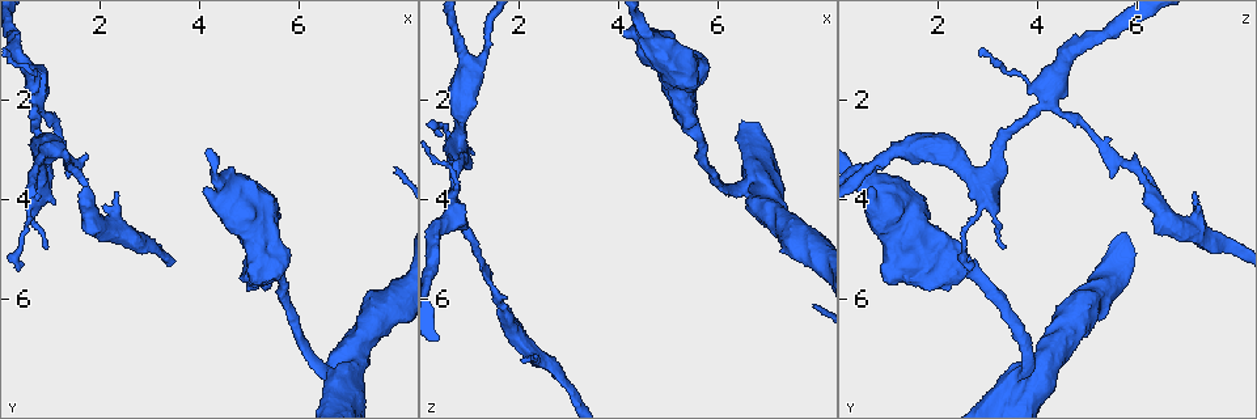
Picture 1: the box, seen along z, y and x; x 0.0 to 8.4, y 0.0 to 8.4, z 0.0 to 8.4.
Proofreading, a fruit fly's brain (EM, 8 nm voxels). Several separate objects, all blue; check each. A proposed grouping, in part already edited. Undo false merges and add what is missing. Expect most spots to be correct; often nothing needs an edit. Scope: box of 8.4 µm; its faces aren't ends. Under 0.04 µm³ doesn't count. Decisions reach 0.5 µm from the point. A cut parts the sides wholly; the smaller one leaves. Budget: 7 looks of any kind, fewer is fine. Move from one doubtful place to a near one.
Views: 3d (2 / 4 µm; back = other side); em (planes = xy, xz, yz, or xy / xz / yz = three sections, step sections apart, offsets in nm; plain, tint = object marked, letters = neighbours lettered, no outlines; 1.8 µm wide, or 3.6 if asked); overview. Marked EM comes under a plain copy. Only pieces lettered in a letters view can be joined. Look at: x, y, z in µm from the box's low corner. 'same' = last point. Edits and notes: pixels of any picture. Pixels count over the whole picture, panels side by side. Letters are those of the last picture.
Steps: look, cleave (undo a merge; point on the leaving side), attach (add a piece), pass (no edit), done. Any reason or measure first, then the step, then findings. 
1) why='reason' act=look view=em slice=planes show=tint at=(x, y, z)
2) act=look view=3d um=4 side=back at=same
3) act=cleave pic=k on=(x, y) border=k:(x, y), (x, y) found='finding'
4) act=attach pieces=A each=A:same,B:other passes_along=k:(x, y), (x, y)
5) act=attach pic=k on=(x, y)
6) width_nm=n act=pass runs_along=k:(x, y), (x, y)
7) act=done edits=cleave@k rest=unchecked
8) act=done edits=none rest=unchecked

why='an open end' act=look view=em slice=planes show=letters at=(2.40, 3.90, 7.10)

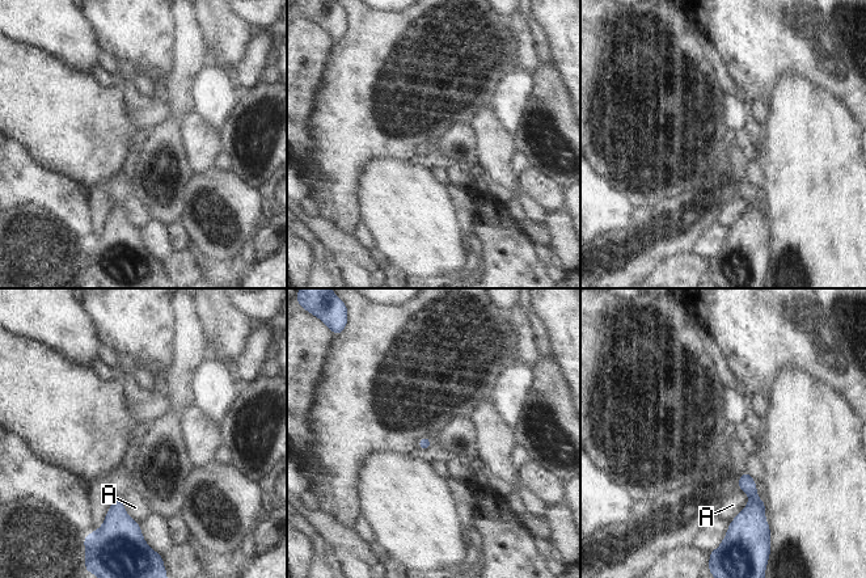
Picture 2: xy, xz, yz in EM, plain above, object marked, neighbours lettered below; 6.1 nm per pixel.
longest_contact=A:220nm act=pass each=A:other border=2:(744, 490), (748, 503), (729, 522) found='none of them fits'

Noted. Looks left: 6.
why='three-way junction' act=look view=em slice=planes show=letters at=(0.65, 1.95, 4.15)

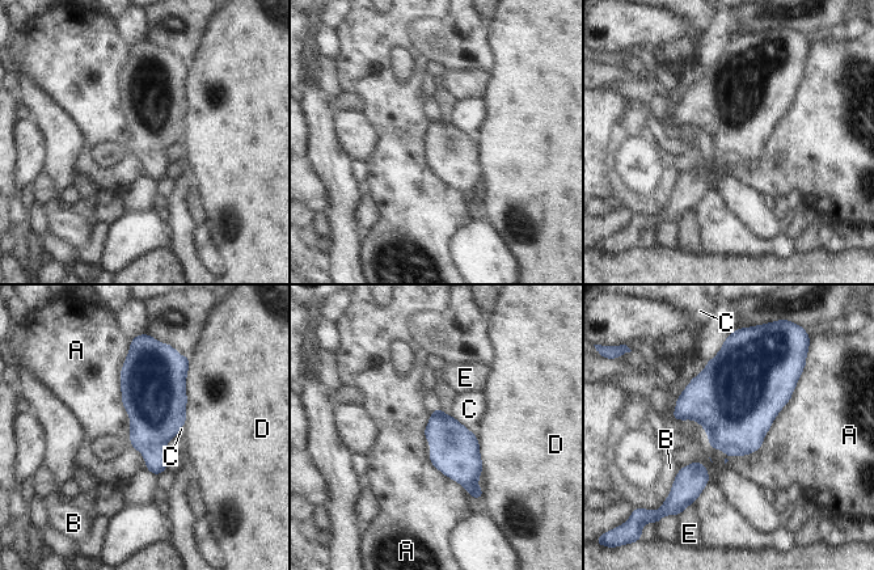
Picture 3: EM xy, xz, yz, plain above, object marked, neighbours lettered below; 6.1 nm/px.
act=pass each=A:other,B:other,C:other,D:other,E:other border=3:(801, 374), (761, 446), (746, 455) found='all the same neuron'

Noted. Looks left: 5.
why='a fork' act=look view=3d um=2 at=(0.80, 3.60, 2.85)

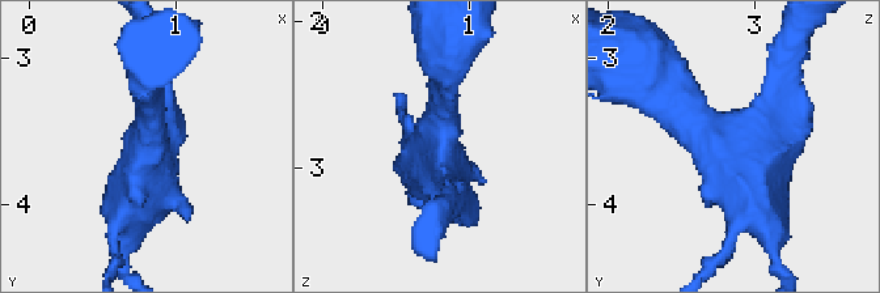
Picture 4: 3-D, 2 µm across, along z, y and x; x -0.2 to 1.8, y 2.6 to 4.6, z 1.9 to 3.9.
why='shape alone is not enough' act=look view=em slice=yz step=8 show=letters at=(0.80, 3.64, 2.80)

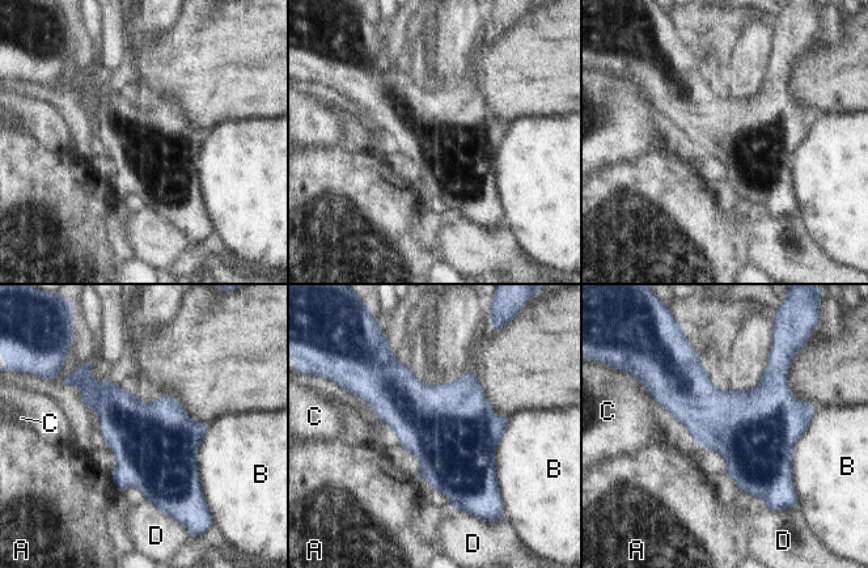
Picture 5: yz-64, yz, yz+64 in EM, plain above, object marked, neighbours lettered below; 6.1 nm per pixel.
act=pass each=A:other,B:other,C:other,D:other border=5:(647, 390), (653, 398) found='continuous, no second neuron'

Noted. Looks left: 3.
act=done edits=none rest=unchecked

